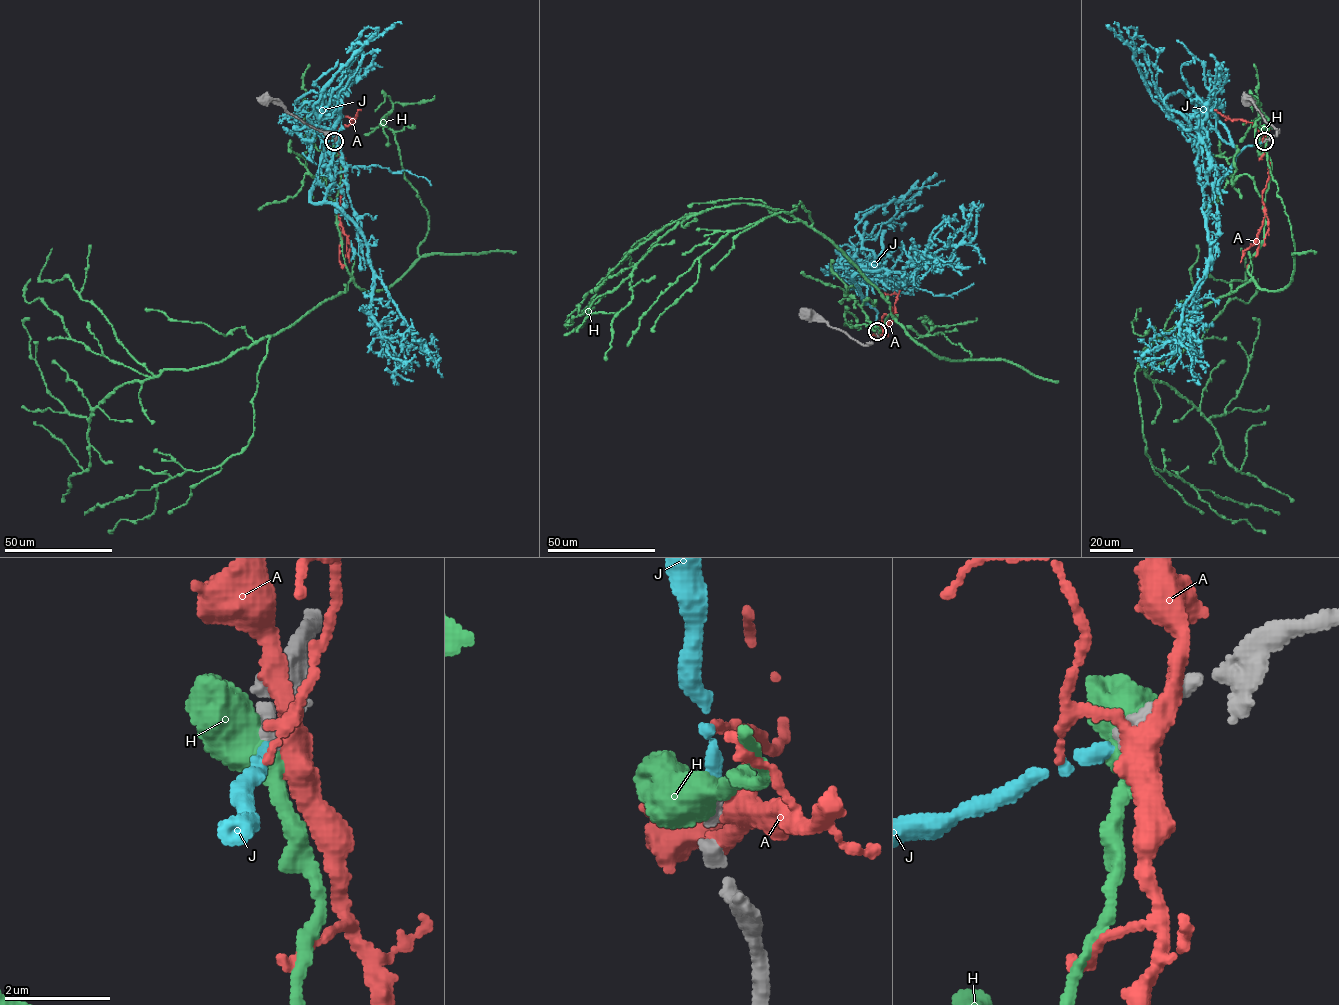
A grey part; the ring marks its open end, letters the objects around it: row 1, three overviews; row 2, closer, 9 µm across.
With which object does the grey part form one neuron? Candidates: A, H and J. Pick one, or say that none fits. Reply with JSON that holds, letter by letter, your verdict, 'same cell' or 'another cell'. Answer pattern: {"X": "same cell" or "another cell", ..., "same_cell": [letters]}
{"A": "another cell", "H": "another cell", "J": "same cell", "same_cell": ["J"]}

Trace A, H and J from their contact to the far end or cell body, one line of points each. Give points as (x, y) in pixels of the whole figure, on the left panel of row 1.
A: (335, 141), (345, 169), (338, 218), (342, 268)
H: (334, 140), (351, 280), (279, 332), (219, 362), (125, 382), (87, 418), (46, 388), (29, 318)
J: (335, 141), (322, 157), (311, 202), (336, 205), (354, 224), (371, 269), (409, 332), (436, 347), (443, 377)

